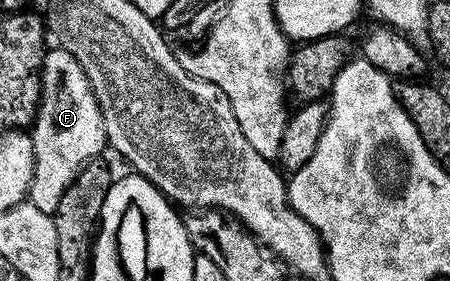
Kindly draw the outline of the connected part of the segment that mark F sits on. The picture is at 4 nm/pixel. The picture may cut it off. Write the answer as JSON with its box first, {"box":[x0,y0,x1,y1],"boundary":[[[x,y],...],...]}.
{"box":[29,50,108,216],"boundary":[[[48,50],[43,57],[43,69],[41,72],[41,102],[39,113],[35,116],[35,122],[29,131],[31,150],[35,152],[35,176],[31,179],[29,202],[37,205],[41,213],[54,216],[59,207],[59,202],[69,185],[79,176],[79,172],[88,163],[98,160],[103,151],[103,146],[108,146],[107,121],[105,111],[99,108],[95,100],[95,91],[91,88],[91,79],[86,75],[84,64],[71,54],[70,50]]]}

